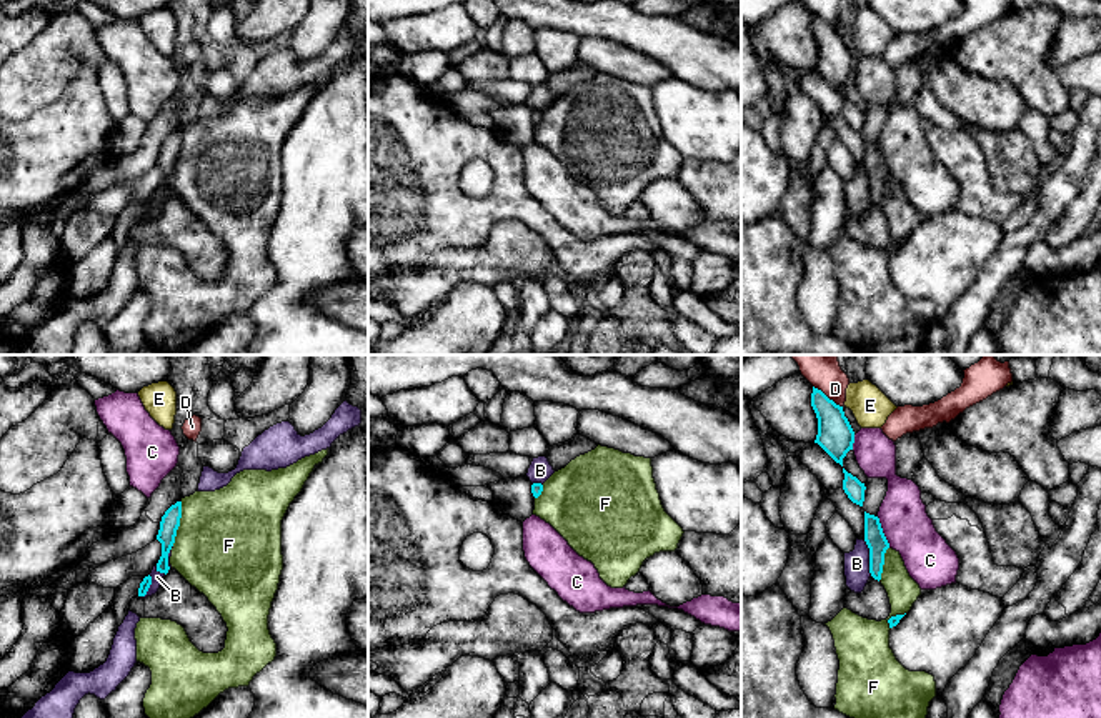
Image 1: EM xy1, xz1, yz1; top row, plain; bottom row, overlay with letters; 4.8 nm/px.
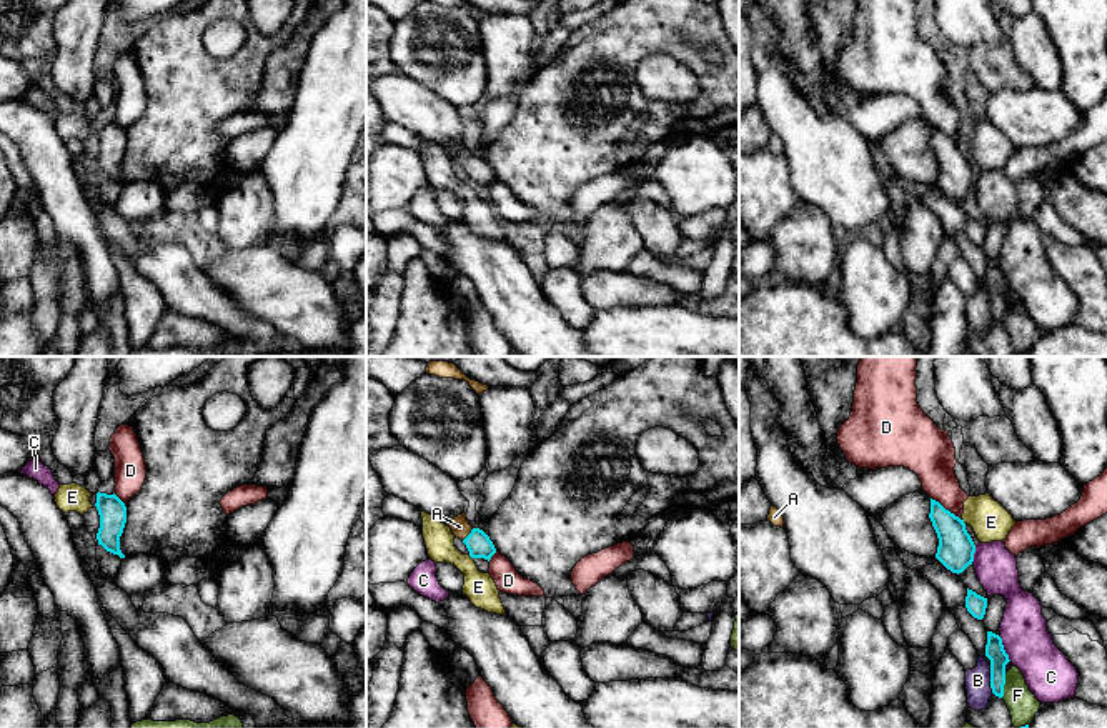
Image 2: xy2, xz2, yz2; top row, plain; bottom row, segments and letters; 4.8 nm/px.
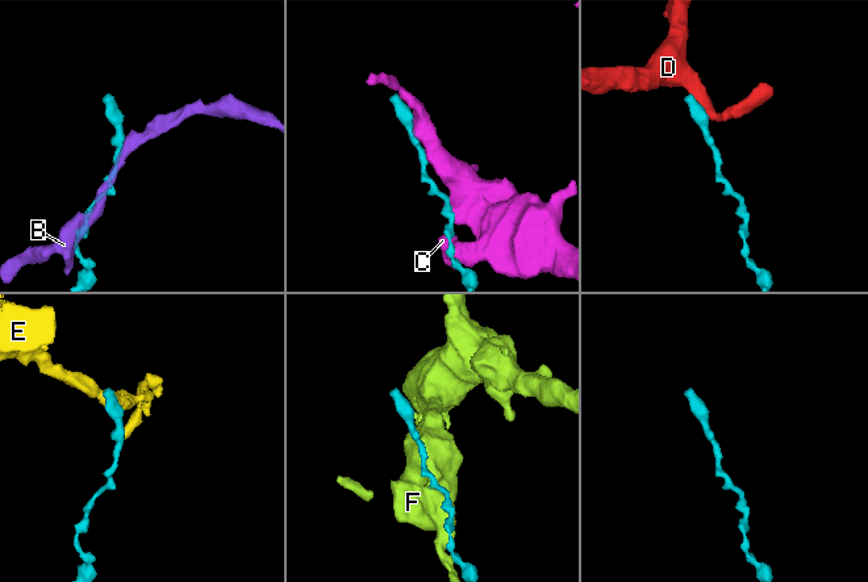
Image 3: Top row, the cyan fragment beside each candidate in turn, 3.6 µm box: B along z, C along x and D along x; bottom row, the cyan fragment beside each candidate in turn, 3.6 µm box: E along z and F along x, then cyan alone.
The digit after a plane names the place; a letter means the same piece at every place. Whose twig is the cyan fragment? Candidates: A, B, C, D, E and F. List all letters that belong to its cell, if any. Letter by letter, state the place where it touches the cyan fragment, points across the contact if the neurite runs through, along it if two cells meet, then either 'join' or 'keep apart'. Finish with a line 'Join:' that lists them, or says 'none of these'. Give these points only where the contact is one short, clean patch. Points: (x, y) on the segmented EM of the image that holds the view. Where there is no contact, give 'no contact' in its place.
A: contact xz2 (468, 535); way xz2 (478, 543), (468, 535), (460, 527); join
B: contact yz1 (870, 558); keep apart
C: contact yz1 (881, 532); keep apart
D: contact yz2 (944, 508); border yz2 (931, 497), (961, 520); keep apart
E: contact yz2 (963, 522); border yz2 (963, 518), (964, 523); keep apart
F: contact xy1 (179, 523); keep apart
Join: A

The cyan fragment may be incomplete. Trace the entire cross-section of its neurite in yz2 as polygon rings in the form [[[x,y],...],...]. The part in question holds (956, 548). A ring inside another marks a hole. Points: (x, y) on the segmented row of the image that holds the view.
[[[931,498],[929,518],[939,538],[936,558],[952,573],[962,573],[974,561],[975,545],[964,520]]]

